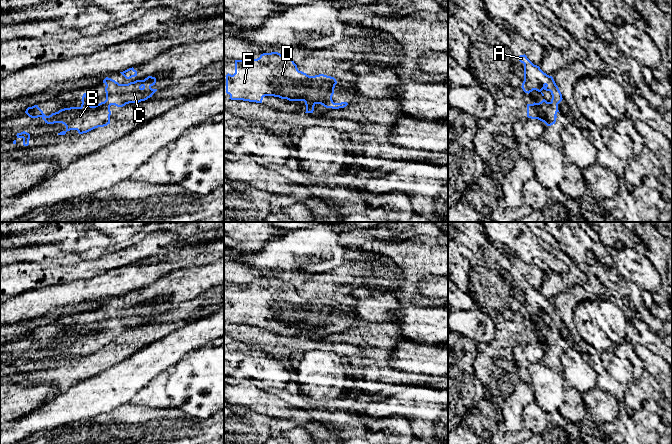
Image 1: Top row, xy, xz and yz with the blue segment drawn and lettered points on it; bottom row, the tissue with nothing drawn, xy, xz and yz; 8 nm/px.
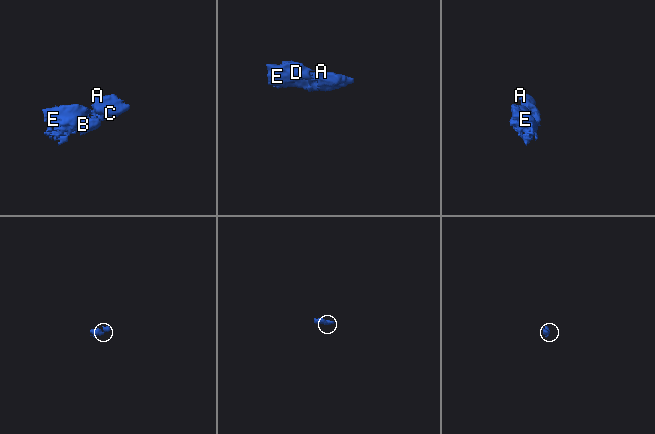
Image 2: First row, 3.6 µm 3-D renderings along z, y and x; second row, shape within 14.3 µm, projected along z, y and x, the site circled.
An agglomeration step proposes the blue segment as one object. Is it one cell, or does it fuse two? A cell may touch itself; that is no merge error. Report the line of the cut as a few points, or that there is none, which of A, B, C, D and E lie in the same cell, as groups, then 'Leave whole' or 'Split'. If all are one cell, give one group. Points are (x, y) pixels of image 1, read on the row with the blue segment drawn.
No split. Groups: A B C D E. Leave whole

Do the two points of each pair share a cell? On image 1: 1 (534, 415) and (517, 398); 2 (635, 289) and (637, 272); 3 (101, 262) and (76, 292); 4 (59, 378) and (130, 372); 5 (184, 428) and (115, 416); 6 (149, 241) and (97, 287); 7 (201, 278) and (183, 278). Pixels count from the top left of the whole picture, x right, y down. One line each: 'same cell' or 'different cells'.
1: different cells
2: different cells
3: different cells
4: different cells
5: same cell
6: different cells
7: same cell

